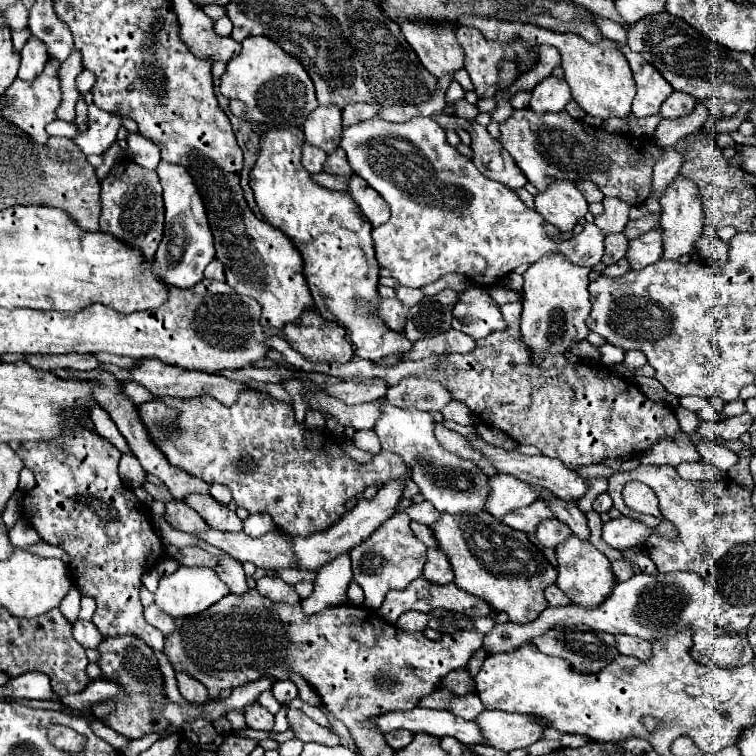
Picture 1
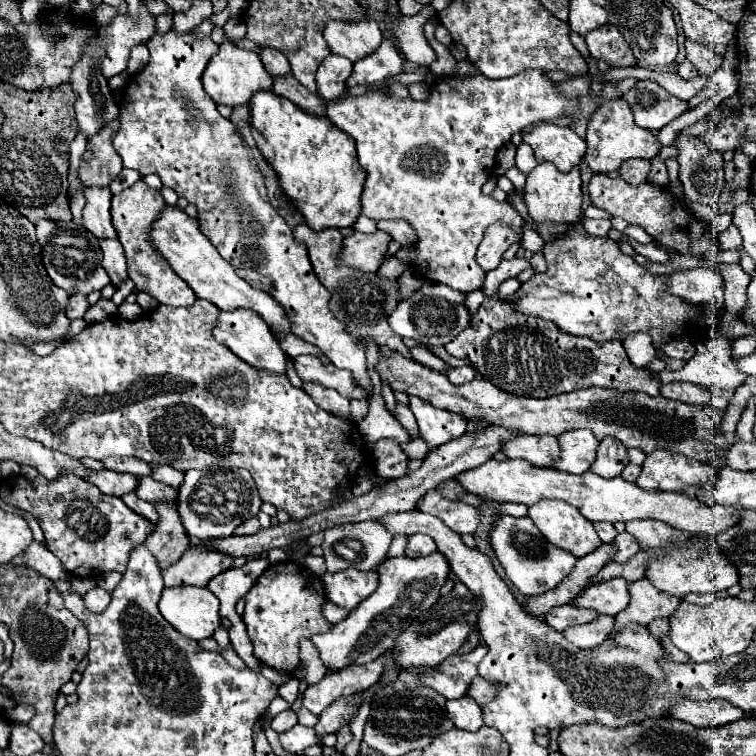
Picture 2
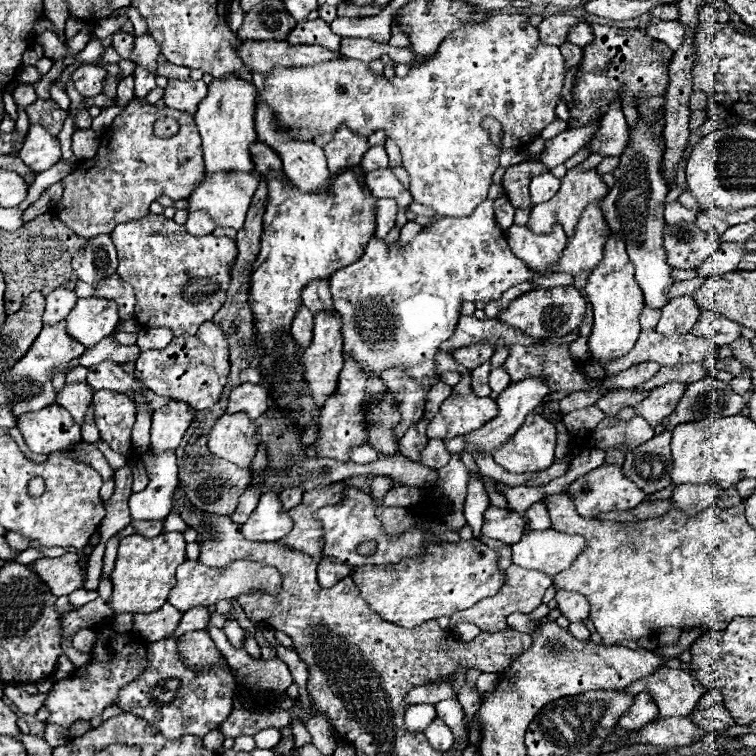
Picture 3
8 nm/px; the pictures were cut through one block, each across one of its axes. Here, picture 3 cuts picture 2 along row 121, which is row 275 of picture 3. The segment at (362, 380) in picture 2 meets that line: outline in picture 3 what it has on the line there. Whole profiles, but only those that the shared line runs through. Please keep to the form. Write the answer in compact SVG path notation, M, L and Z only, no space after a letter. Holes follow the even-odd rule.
M148 214L140 220L133 220L116 226L112 234L112 241L118 250L118 274L134 286L136 292L136 310L134 316L140 324L154 328L154 326L166 326L174 332L174 336L180 334L194 334L198 332L198 326L206 320L212 320L214 312L222 308L222 300L226 298L226 288L230 284L230 268L234 266L234 260L238 256L236 244L230 238L218 238L214 234L208 236L190 236L184 226L176 224L174 220L162 216L162 214Z

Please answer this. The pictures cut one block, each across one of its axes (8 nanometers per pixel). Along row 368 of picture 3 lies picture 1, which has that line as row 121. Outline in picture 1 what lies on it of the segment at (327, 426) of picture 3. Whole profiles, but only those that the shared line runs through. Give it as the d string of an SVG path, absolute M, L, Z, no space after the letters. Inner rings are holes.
M350 104L342 110L342 126L352 126L362 120L370 120L380 112L380 106L366 106L366 104Z

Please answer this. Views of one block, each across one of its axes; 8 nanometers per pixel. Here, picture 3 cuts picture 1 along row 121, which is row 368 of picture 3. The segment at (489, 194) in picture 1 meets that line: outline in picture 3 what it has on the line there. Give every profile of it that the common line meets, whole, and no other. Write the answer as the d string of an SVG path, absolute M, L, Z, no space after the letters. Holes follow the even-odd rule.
M488 198L488 200L484 200L484 202L474 210L472 216L464 216L464 218L442 218L442 220L434 222L430 228L426 228L424 232L420 232L420 234L418 234L408 246L404 246L404 248L400 248L398 242L388 248L388 246L384 244L384 240L374 240L374 238L372 238L372 240L368 242L368 246L364 248L364 254L360 256L360 260L356 260L354 264L346 266L344 270L336 270L336 272L330 276L330 290L332 290L334 310L342 316L342 322L344 322L344 326L342 326L344 350L346 350L348 354L352 354L352 356L358 360L358 364L362 364L362 368L368 368L368 370L372 370L376 376L380 376L380 374L382 374L382 368L390 368L392 364L402 364L402 366L406 366L408 376L412 376L414 380L418 380L418 384L428 384L428 382L436 384L436 382L438 382L438 372L434 370L434 354L436 354L440 342L442 342L442 340L448 340L448 338L452 336L452 332L454 332L454 328L456 328L456 322L458 322L458 316L460 316L460 302L464 302L464 300L468 300L468 302L476 302L476 300L492 302L492 300L498 300L508 288L518 286L518 284L522 284L522 282L530 282L532 278L542 276L542 274L530 270L520 258L516 258L516 256L512 254L512 250L510 250L510 246L508 246L508 242L506 242L504 230L498 226L498 222L496 222L496 218L494 218L494 208L492 208L492 206L494 206L494 200Z

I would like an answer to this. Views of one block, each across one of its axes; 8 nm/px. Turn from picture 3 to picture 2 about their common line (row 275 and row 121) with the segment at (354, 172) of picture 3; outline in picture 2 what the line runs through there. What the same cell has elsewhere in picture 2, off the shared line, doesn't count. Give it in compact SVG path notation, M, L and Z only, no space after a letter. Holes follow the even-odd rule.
M270 90L256 92L250 100L254 140L280 178L280 186L300 208L312 230L326 226L352 226L360 214L364 172L356 160L356 142L336 128L330 118L300 110L294 102Z

